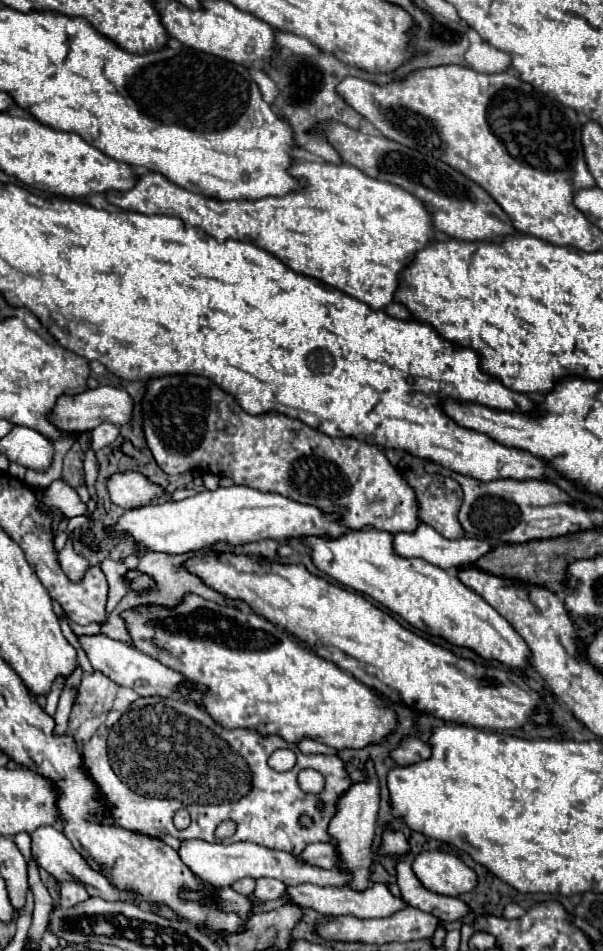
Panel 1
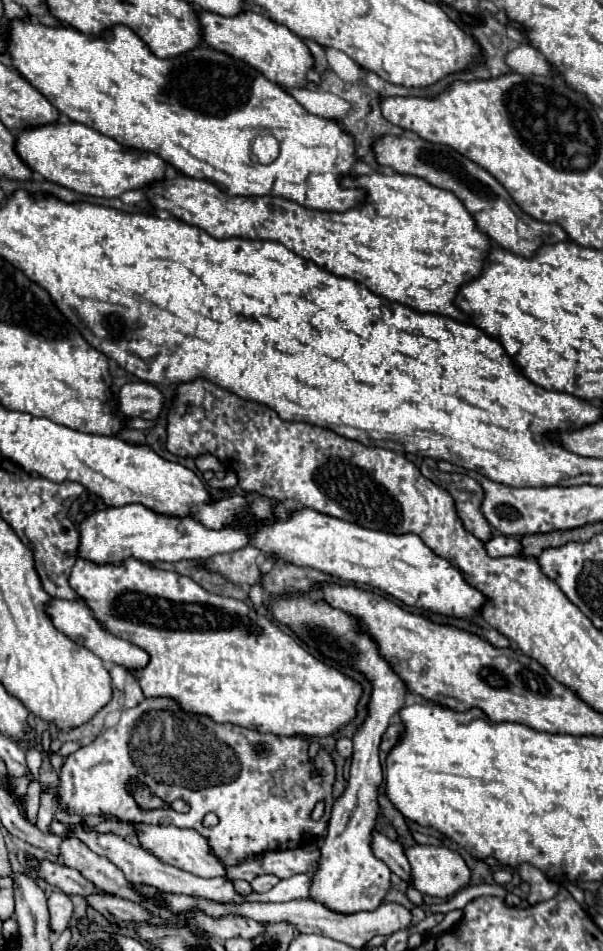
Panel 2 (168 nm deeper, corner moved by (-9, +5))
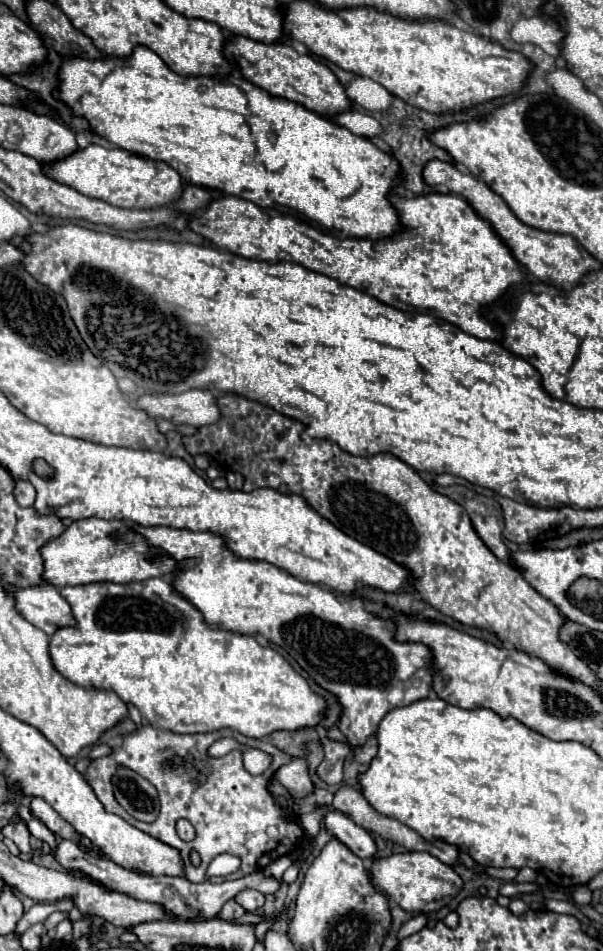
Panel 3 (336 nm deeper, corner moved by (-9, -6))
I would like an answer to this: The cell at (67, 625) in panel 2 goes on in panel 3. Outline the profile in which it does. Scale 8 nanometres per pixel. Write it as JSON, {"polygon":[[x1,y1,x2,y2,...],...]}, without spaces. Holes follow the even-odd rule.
{"polygon":[[6,585,16,595,16,609,46,635,54,635,62,627,74,627,74,615,68,601,60,595,54,585,38,585,20,589]]}

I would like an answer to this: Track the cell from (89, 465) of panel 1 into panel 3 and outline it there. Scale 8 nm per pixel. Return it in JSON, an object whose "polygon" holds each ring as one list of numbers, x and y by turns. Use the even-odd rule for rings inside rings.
{"polygon":[[154,577,126,585,66,585,60,595,70,603,76,627,58,629,52,635,54,667,76,685,116,691,124,703,136,705,152,727,174,733,210,733,228,727,246,737,264,737,274,731,316,727,326,713,326,699,314,693,276,649,262,647,252,635,210,627,204,615,166,579]]}

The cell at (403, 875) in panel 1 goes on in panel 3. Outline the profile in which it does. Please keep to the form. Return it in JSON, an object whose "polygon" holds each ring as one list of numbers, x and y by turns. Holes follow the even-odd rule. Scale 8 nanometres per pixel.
{"polygon":[[330,811,326,813,324,819,326,819,328,833,338,841,342,841,344,845,348,845,352,853,356,853,362,859,374,859,378,849,372,835,364,827,356,825,350,817,346,817,340,811]]}

